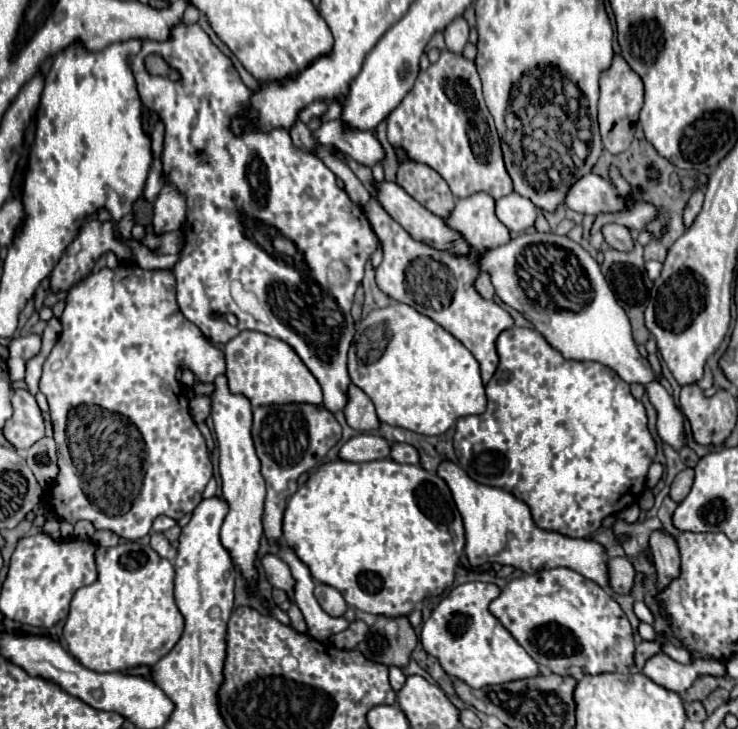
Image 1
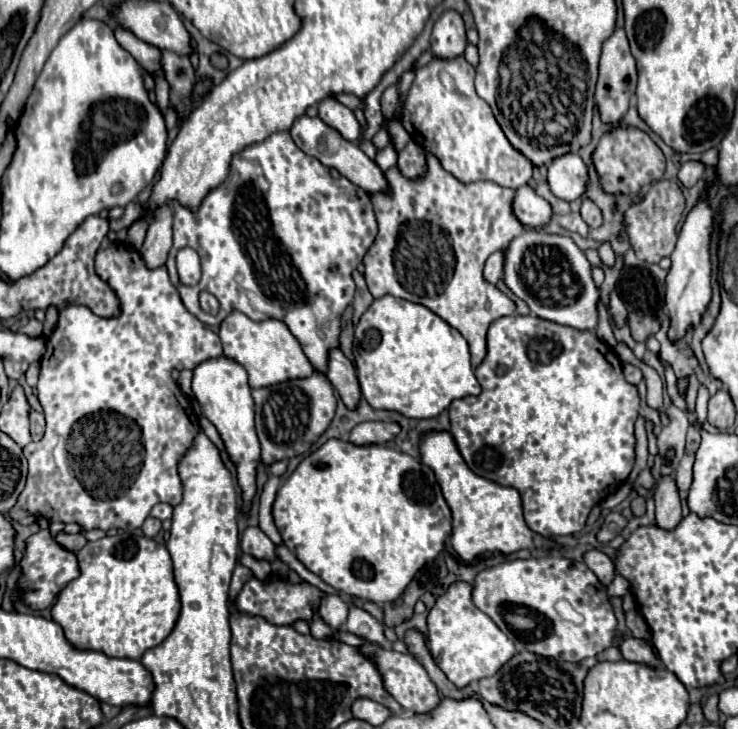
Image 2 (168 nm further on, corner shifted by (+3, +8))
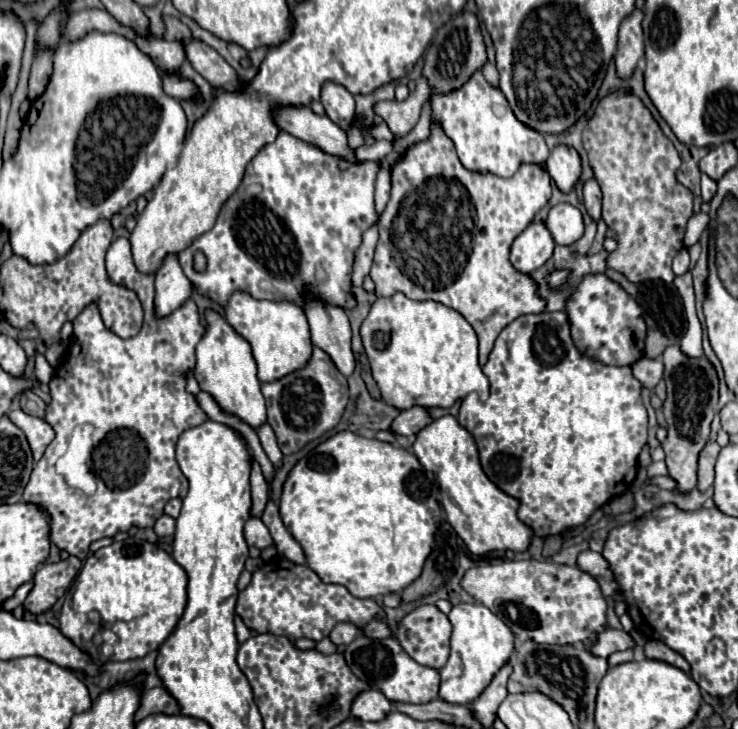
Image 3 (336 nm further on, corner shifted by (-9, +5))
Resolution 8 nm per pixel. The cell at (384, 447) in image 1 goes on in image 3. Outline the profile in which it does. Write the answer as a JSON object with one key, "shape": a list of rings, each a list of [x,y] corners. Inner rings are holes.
{"shape":[[[412,406],[398,414],[398,418],[392,422],[392,430],[404,436],[412,436],[412,434],[418,434],[430,422],[432,418],[424,406]]]}

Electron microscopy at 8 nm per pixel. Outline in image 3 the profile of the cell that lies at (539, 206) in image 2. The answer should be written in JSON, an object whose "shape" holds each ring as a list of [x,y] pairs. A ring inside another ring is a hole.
{"shape":[[[556,204],[554,208],[550,208],[546,224],[548,224],[548,230],[552,232],[556,244],[572,246],[584,234],[582,214],[572,204]]]}

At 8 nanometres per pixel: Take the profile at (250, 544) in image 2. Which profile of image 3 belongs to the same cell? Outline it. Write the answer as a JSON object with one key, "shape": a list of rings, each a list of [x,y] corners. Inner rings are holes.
{"shape":[[[250,518],[244,526],[244,536],[246,536],[246,542],[248,546],[256,546],[258,550],[262,548],[268,548],[274,544],[268,528],[264,526],[264,522],[260,518]]]}

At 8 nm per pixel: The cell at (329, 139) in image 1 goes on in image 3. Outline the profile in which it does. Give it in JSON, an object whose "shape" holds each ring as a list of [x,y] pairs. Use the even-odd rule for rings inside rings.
{"shape":[[[330,80],[324,82],[320,102],[326,108],[326,116],[334,124],[338,124],[344,130],[348,130],[352,126],[356,106],[354,106],[352,94],[342,84],[336,84],[336,82],[330,82]]]}

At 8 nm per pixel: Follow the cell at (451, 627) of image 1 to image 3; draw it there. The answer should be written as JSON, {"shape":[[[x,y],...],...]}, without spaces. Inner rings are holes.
{"shape":[[[458,604],[450,610],[448,614],[454,630],[452,630],[452,648],[450,648],[450,658],[448,662],[440,668],[440,690],[438,690],[438,698],[450,704],[472,704],[482,692],[484,688],[490,684],[490,680],[494,678],[494,674],[508,662],[508,658],[514,652],[514,634],[512,630],[496,616],[492,614],[486,606],[482,604]]]}

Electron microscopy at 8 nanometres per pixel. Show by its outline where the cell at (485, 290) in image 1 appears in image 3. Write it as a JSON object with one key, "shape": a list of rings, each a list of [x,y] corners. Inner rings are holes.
{"shape":[[[530,222],[528,228],[514,240],[510,260],[516,270],[530,274],[552,258],[554,246],[556,244],[546,222]]]}

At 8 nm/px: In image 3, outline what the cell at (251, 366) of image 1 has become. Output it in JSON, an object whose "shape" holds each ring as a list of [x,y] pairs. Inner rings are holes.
{"shape":[[[236,290],[228,298],[224,316],[232,324],[232,328],[250,342],[254,360],[258,364],[260,382],[278,380],[280,376],[286,376],[288,372],[292,372],[292,368],[300,368],[300,364],[308,360],[308,352],[312,352],[310,328],[308,328],[304,310],[294,302],[256,300],[248,292]]]}

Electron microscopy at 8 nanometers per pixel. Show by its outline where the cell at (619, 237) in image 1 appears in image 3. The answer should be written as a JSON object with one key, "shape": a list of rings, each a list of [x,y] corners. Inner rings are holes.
{"shape":[[[594,178],[586,180],[584,182],[584,206],[586,206],[586,212],[594,218],[594,220],[600,220],[600,212],[602,212],[602,192],[600,192],[600,186]]]}

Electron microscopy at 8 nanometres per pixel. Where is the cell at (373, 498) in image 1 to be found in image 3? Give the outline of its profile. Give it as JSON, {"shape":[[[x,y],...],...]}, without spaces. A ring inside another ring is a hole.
{"shape":[[[348,430],[320,442],[306,458],[294,464],[282,486],[278,508],[284,526],[302,546],[306,564],[322,582],[342,584],[356,598],[402,592],[416,580],[426,556],[432,552],[434,532],[442,514],[438,486],[428,478],[414,454]]]}

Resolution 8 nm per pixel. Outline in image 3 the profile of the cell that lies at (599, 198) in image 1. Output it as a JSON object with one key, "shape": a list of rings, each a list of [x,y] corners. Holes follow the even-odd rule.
{"shape":[[[564,144],[550,150],[550,156],[544,166],[562,192],[570,192],[582,172],[578,152],[572,146],[564,146]]]}

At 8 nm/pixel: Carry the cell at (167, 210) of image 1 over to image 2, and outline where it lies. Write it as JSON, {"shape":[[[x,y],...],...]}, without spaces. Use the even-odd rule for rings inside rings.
{"shape":[[[168,203],[158,205],[152,211],[152,223],[146,231],[146,239],[140,249],[140,255],[148,267],[160,267],[166,263],[168,251],[172,247],[172,221],[174,215]]]}

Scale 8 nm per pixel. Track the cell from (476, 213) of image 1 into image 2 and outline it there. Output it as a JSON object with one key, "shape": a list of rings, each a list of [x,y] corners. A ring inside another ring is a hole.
{"shape":[[[426,153],[428,159],[428,177],[420,181],[408,181],[404,179],[396,167],[386,171],[388,183],[390,183],[390,193],[376,193],[372,195],[372,205],[378,221],[378,235],[372,245],[372,249],[364,257],[364,277],[368,283],[370,293],[374,299],[380,299],[384,295],[394,295],[412,303],[420,303],[434,311],[438,317],[442,317],[448,325],[458,329],[462,337],[470,345],[470,355],[472,355],[472,367],[476,369],[484,357],[486,357],[486,331],[488,327],[504,317],[512,315],[516,305],[512,299],[508,299],[502,291],[498,291],[494,285],[488,285],[482,279],[482,267],[484,261],[494,253],[504,249],[508,241],[524,231],[524,225],[512,217],[512,197],[514,191],[508,187],[500,187],[492,181],[480,181],[480,183],[460,183],[456,177],[446,173],[440,163]],[[448,245],[454,255],[454,263],[448,271]]]}

